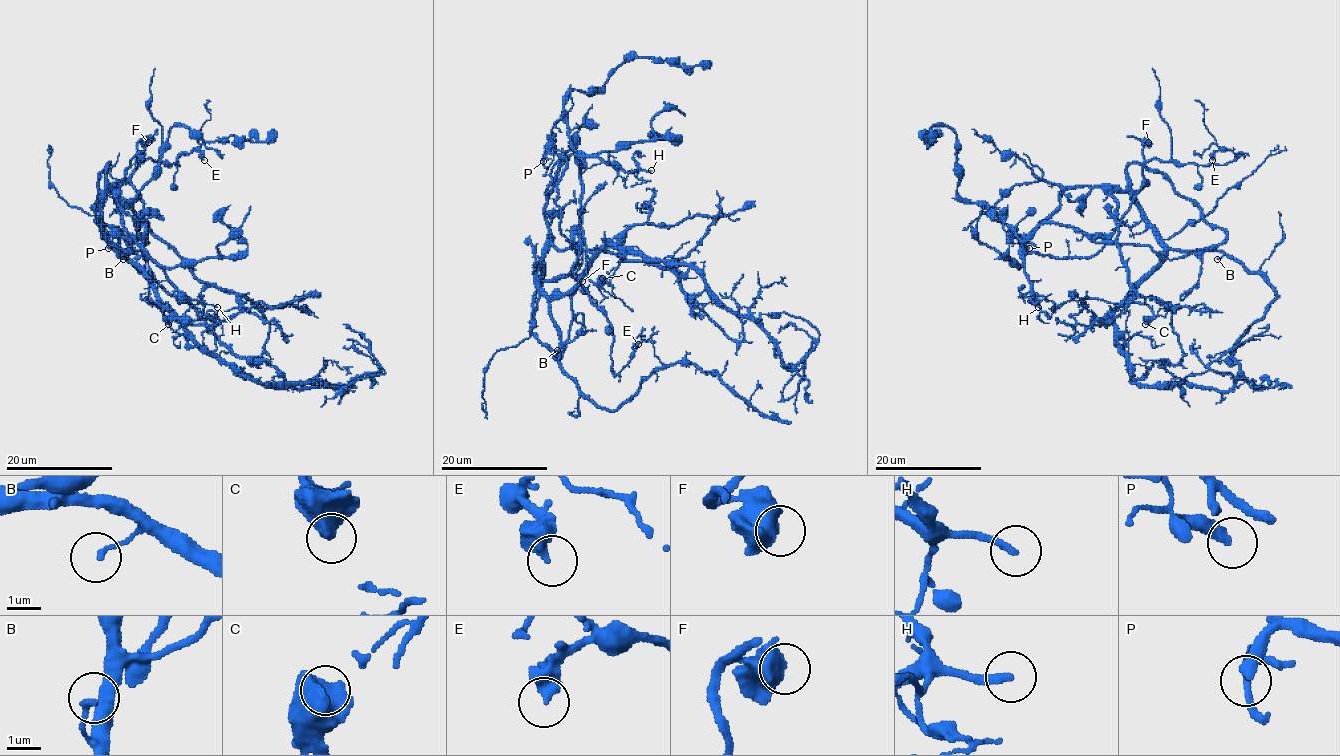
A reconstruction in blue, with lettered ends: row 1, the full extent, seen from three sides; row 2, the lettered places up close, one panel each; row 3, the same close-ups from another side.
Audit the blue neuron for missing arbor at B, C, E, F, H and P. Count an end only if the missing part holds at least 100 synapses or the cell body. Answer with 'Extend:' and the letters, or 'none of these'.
Extend: P

